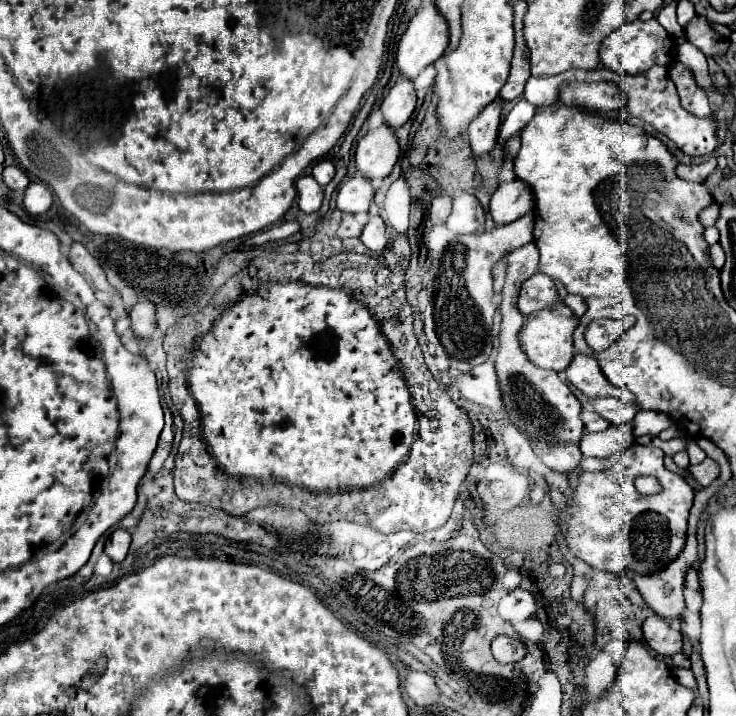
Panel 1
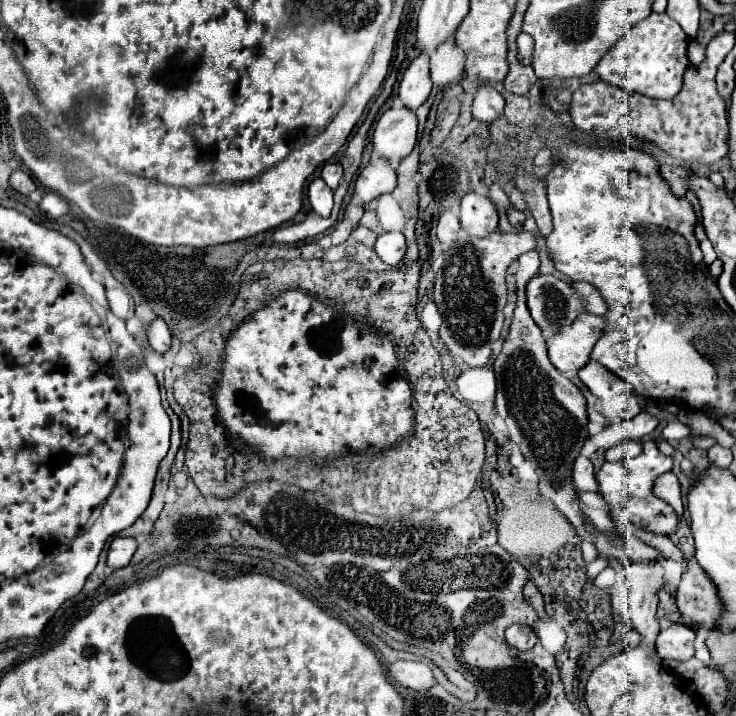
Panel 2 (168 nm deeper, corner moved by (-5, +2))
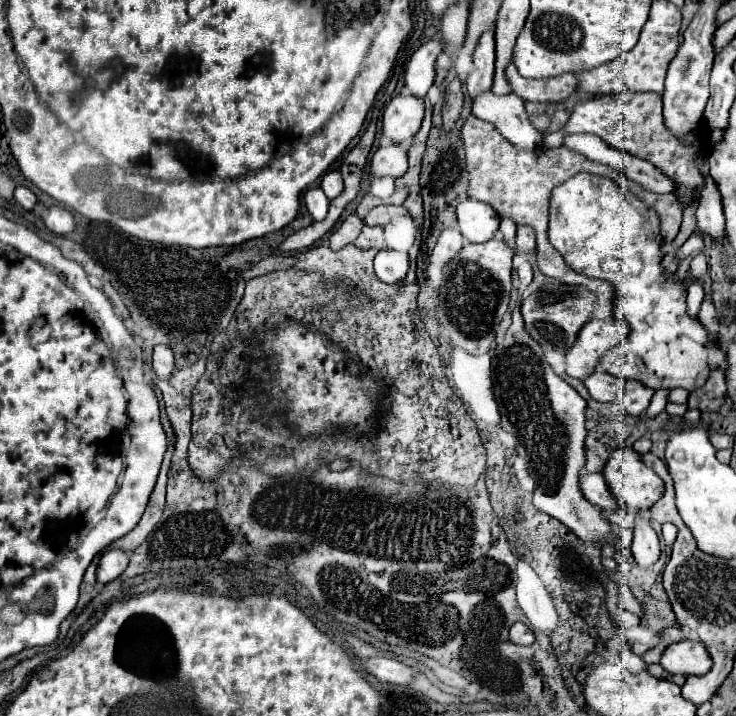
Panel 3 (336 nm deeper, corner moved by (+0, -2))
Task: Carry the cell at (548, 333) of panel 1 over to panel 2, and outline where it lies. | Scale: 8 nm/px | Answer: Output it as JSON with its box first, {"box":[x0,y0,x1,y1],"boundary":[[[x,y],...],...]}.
{"box":[547,312,605,370],"boundary":[[[581,312],[569,330],[547,338],[547,352],[551,364],[561,370],[579,370],[589,362],[589,352],[601,336],[605,320],[601,316]]]}

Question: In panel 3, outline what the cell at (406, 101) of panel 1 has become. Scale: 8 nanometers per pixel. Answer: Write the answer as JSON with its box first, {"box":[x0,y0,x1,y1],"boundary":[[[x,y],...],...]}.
{"box":[404,40,444,98],"boundary":[[[428,40],[410,58],[404,76],[406,76],[406,88],[416,98],[424,98],[426,92],[430,90],[430,86],[434,84],[434,76],[436,76],[434,62],[442,50],[444,50],[444,46],[440,40]]]}

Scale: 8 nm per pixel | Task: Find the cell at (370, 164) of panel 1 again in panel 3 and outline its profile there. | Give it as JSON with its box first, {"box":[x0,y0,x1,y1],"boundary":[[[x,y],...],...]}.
{"box":[382,94,424,144],"boundary":[[[398,94],[390,100],[382,116],[382,138],[404,144],[414,136],[424,118],[424,100],[412,94]]]}

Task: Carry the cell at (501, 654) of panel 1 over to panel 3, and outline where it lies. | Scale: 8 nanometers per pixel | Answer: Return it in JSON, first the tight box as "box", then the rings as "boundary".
{"box":[510,622,536,646],"boundary":[[[516,622],[516,624],[510,628],[510,640],[512,640],[514,644],[528,646],[528,644],[532,644],[532,642],[536,640],[536,636],[534,636],[534,632],[532,632],[526,624]]]}

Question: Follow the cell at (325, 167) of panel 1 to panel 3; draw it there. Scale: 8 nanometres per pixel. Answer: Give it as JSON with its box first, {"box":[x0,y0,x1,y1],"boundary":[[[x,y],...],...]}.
{"box":[320,170,344,200],"boundary":[[[332,170],[332,172],[324,174],[324,178],[322,178],[320,186],[322,186],[324,194],[326,194],[330,200],[334,200],[334,198],[336,198],[336,196],[340,196],[340,194],[342,194],[342,190],[344,190],[342,174],[340,174],[338,170]]]}

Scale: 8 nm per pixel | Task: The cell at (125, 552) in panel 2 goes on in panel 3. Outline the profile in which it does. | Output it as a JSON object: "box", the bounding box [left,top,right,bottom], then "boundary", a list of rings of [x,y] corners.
{"box":[98,550,128,584],"boundary":[[[108,550],[102,554],[98,564],[98,582],[108,584],[116,580],[128,566],[128,554],[122,550]]]}

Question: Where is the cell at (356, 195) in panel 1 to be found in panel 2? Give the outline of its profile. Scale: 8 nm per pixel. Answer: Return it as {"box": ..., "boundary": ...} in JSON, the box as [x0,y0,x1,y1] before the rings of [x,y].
{"box":[353,158,397,204],"boundary":[[[371,158],[371,162],[361,170],[361,174],[355,180],[353,198],[367,204],[387,192],[393,192],[395,186],[397,176],[391,162],[385,162],[383,158]]]}

